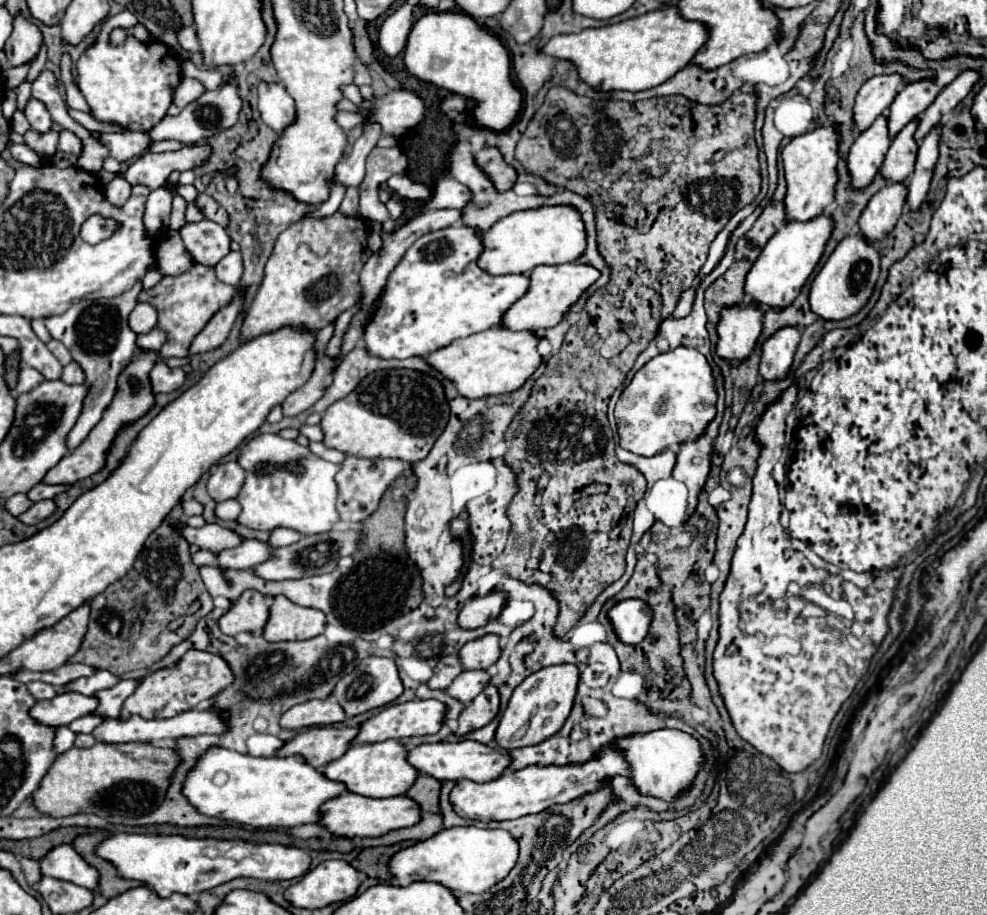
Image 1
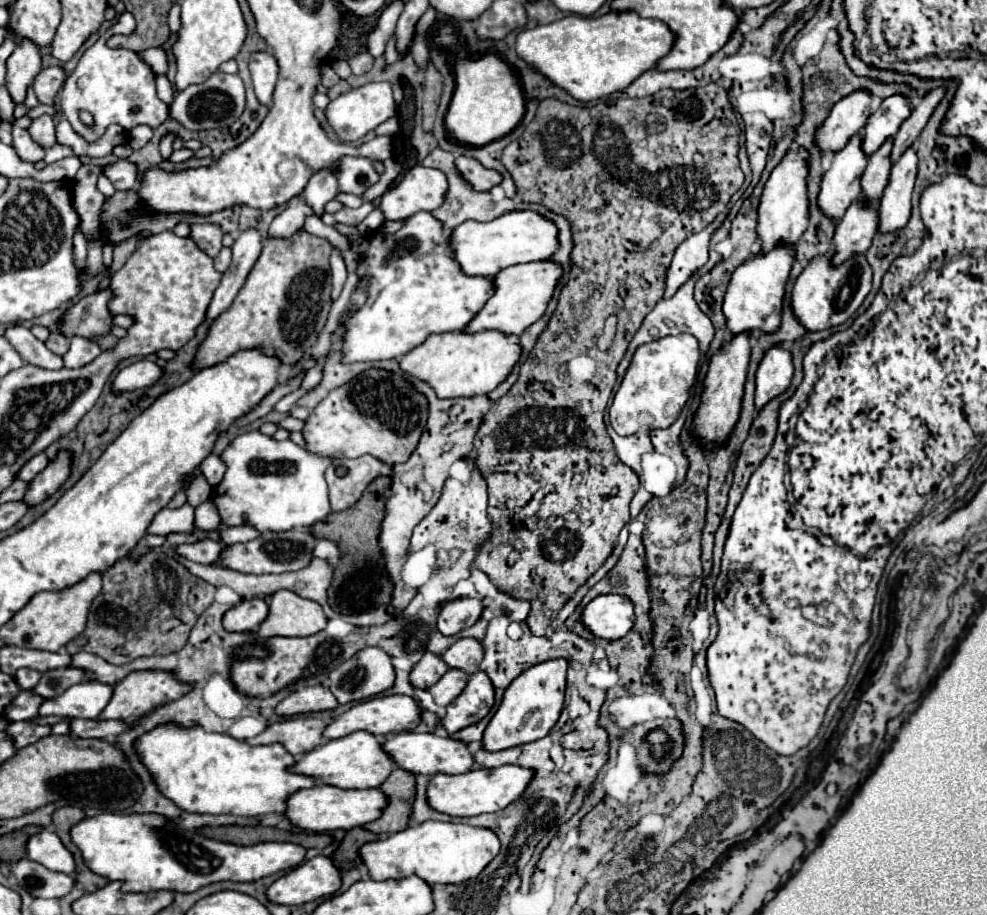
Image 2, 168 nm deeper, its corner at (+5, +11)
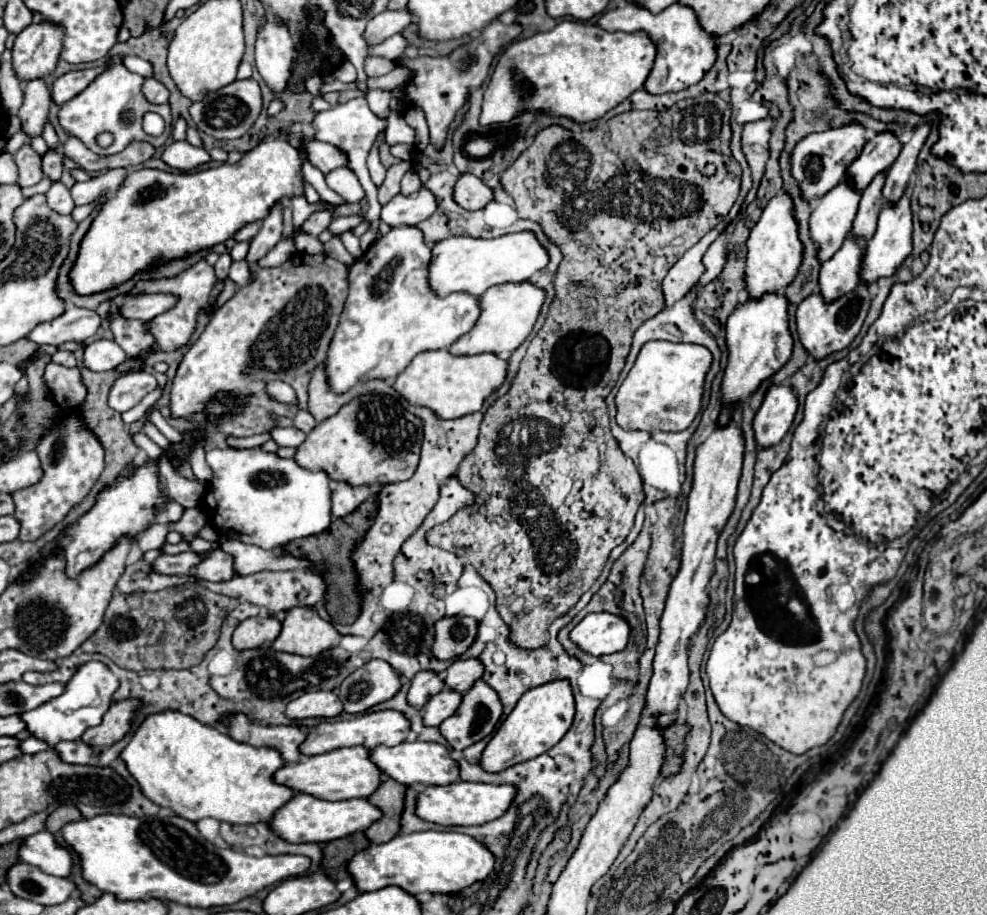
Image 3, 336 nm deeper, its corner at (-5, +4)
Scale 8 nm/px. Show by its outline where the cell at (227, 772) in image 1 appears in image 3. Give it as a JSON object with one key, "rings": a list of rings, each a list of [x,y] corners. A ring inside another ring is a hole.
{"rings":[[[174,710],[148,716],[120,756],[126,762],[130,774],[140,782],[142,792],[152,802],[156,802],[158,806],[170,806],[178,816],[192,822],[204,816],[212,816],[230,824],[270,822],[276,810],[296,794],[292,788],[274,782],[274,772],[284,766],[282,756],[278,756],[274,748],[254,748],[250,744],[236,742],[230,736],[220,734],[218,730],[194,720],[192,716]]]}

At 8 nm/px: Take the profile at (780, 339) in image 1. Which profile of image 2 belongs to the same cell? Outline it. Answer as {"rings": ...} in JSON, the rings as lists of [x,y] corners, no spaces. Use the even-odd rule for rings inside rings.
{"rings":[[[772,347],[766,351],[756,371],[756,409],[760,411],[770,399],[782,395],[792,383],[792,357],[784,347]]]}

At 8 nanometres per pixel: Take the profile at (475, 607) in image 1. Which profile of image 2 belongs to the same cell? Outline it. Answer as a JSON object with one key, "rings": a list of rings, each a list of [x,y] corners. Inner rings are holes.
{"rings":[[[454,599],[442,605],[440,615],[438,615],[438,631],[442,635],[456,635],[462,629],[472,627],[480,615],[482,615],[484,607],[480,599]]]}

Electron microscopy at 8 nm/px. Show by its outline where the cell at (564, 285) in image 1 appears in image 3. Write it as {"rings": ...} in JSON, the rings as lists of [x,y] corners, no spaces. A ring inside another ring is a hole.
{"rings":[[[528,280],[522,284],[500,284],[490,288],[480,298],[482,314],[474,324],[474,328],[468,334],[464,334],[458,342],[454,342],[448,350],[456,356],[470,356],[480,352],[494,352],[500,356],[512,354],[530,336],[544,300],[546,300],[546,290],[534,286]]]}

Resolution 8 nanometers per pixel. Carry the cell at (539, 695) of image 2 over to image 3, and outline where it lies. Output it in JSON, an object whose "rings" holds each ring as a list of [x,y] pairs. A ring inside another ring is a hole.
{"rings":[[[552,680],[542,686],[528,690],[512,710],[512,714],[500,724],[494,738],[488,742],[482,752],[480,766],[488,772],[506,770],[518,762],[526,762],[536,758],[556,746],[562,736],[568,732],[574,718],[574,694],[570,688],[570,680]]]}

